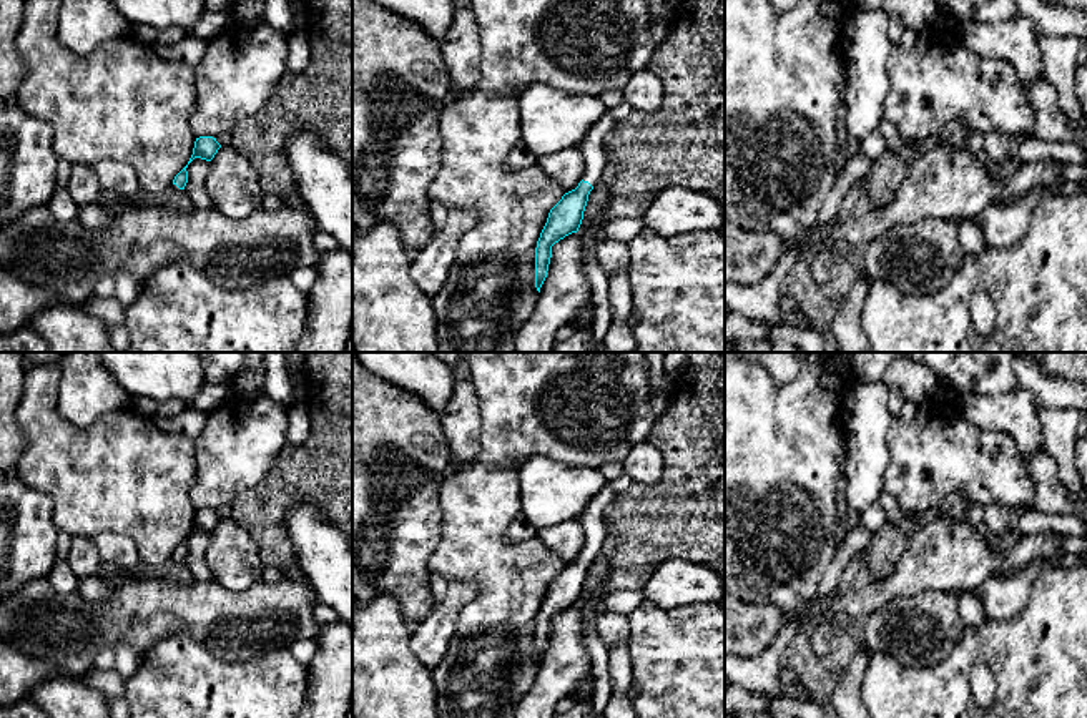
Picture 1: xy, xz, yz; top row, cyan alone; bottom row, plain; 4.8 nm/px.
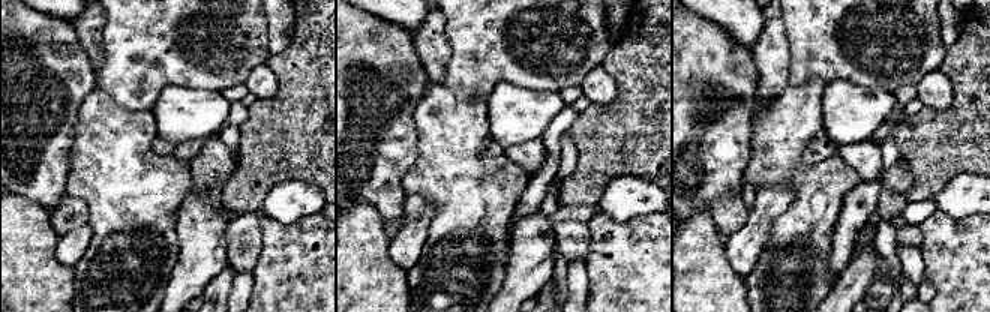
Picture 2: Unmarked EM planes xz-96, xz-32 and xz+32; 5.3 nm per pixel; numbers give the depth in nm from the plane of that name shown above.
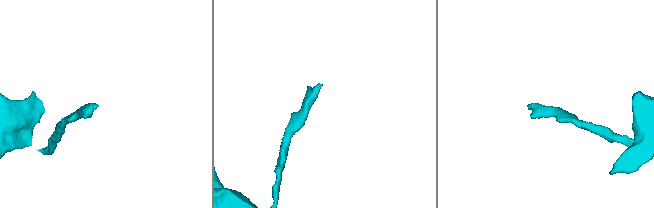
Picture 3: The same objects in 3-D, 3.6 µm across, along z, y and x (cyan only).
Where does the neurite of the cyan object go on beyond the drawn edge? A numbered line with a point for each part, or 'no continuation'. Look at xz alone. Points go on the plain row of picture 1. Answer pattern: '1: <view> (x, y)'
1: xz (592, 516)

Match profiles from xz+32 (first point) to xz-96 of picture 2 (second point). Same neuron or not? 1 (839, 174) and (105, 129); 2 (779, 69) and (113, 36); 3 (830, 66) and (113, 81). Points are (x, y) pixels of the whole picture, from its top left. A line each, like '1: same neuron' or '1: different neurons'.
1: same neuron
2: different neurons
3: same neuron

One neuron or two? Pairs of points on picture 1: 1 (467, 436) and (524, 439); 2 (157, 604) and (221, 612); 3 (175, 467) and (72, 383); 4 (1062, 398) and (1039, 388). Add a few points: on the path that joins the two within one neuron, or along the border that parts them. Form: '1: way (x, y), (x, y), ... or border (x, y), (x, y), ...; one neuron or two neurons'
1: border (476, 398), (481, 422), (477, 461); two neurons
2: way (173, 607), (205, 610); one neuron
3: border (123, 406), (103, 413), (85, 427), (68, 421); two neurons
4: way (1057, 393), (1044, 388); one neuron

